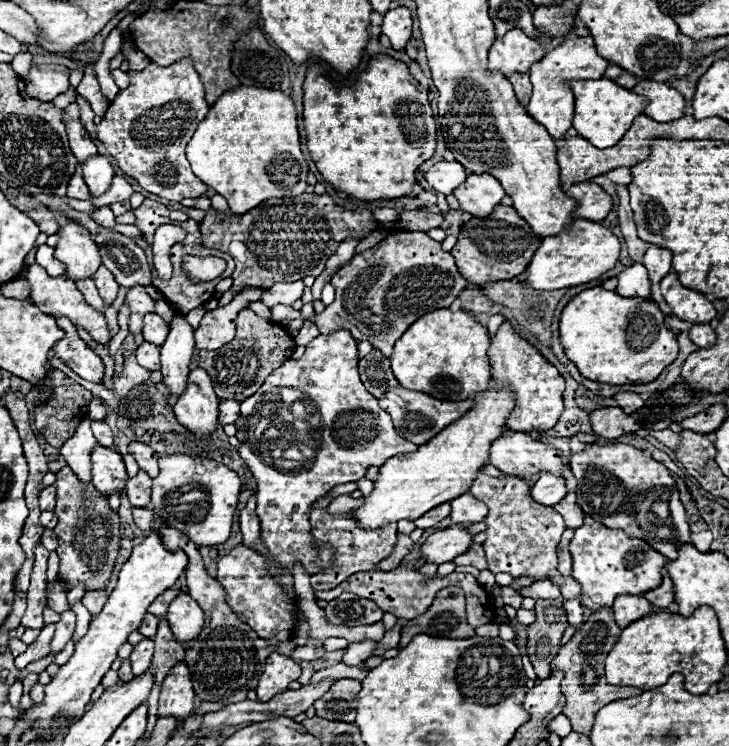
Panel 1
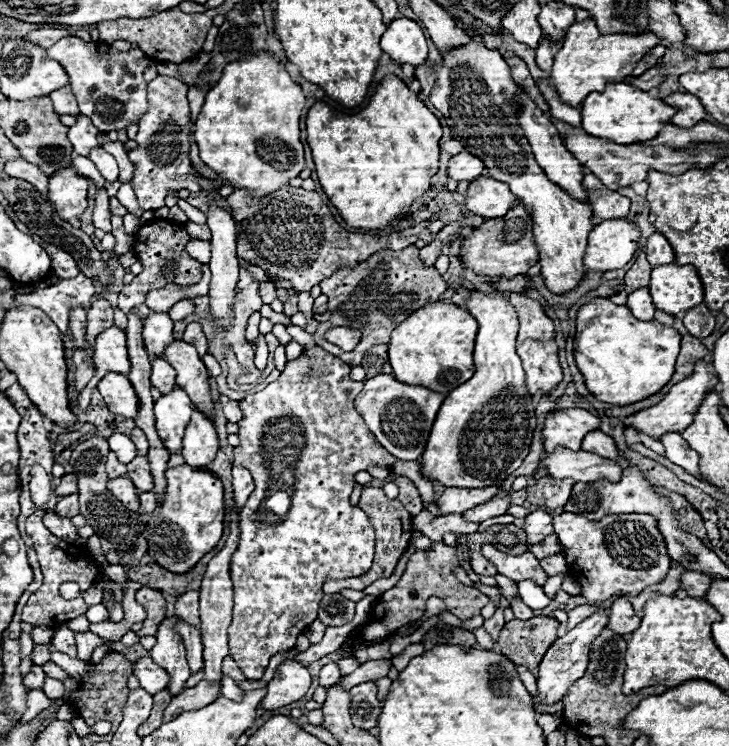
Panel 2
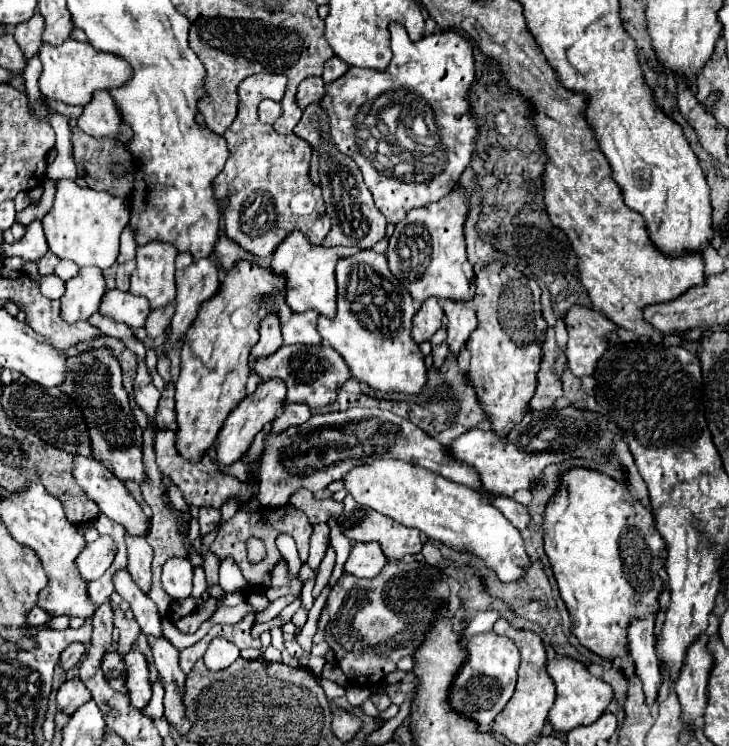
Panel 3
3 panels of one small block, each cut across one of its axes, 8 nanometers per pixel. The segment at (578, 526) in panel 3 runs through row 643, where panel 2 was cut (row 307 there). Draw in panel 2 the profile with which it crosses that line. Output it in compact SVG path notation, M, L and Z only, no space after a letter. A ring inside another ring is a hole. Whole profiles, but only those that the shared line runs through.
M648 288L628 294L626 306L618 306L608 298L592 298L576 316L576 366L582 372L588 390L600 402L614 406L628 406L656 394L674 374L682 338L672 326L652 320L656 310Z

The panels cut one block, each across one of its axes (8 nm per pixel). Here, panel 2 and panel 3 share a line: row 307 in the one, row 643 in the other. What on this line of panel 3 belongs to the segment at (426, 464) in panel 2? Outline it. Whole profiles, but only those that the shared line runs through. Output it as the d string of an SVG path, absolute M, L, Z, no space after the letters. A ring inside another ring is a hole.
M494 632L476 634L466 642L468 658L462 668L456 672L454 682L448 690L448 702L454 712L470 718L482 730L486 728L508 704L516 686L516 672L520 664L520 654L514 642L506 636L498 636Z

